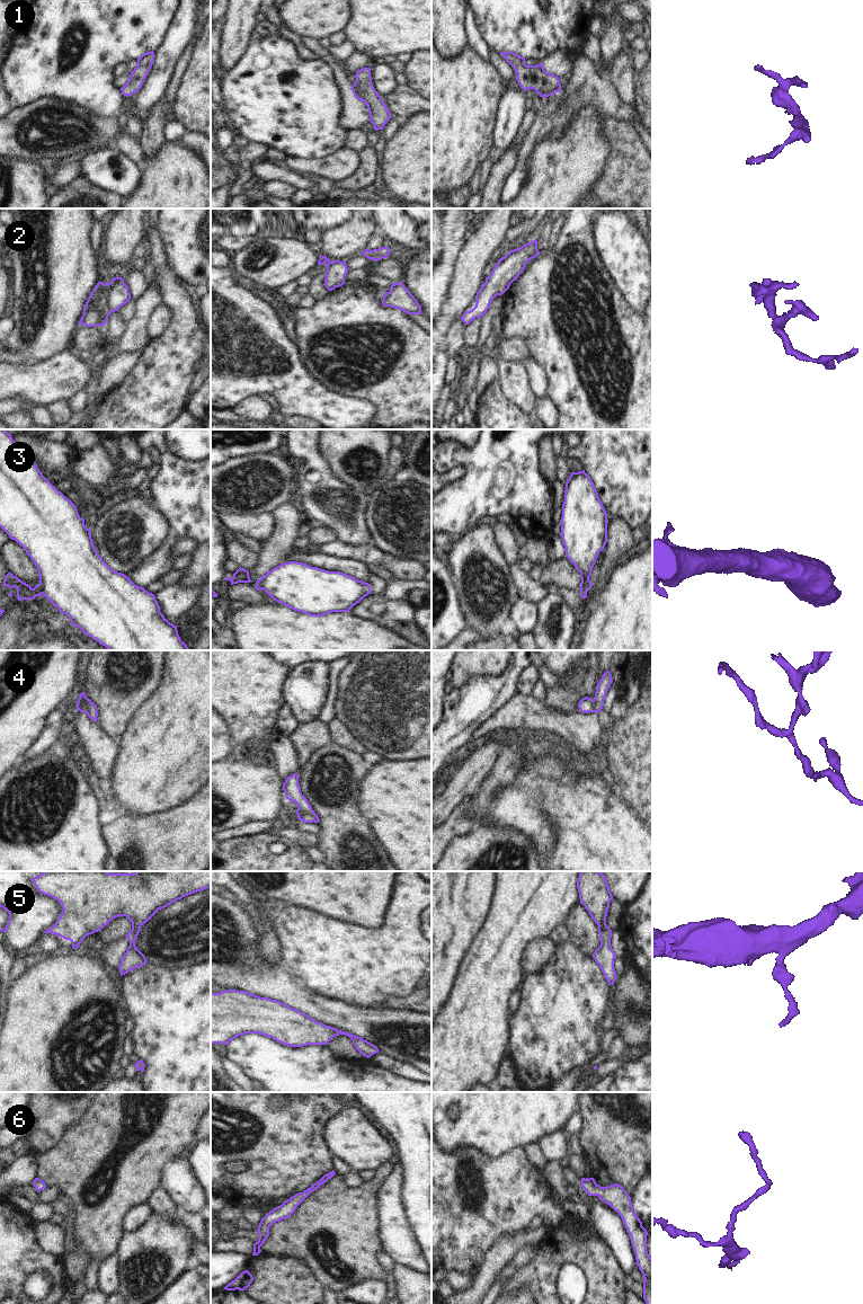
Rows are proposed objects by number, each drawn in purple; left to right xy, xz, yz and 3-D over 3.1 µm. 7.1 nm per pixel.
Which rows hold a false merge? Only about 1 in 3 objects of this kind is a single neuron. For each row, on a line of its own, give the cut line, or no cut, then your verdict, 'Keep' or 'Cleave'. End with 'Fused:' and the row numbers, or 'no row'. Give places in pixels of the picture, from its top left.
1: No split. Keep
2: No split. Keep
3: Split along yz (589, 580), (586, 588), (580, 590). Cleave
4: Split along xz (297, 813), (307, 813), (314, 821). Cleave
5: No split. Keep
6: No split. Keep
Fused: 3, 4.

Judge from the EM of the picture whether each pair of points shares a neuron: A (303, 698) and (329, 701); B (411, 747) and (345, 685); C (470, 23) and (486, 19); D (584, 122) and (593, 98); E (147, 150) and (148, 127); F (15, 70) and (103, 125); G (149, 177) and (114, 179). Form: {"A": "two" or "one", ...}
{"A": "two", "B": "one", "C": "two", "D": "two", "E": "one", "F": "two", "G": "two"}

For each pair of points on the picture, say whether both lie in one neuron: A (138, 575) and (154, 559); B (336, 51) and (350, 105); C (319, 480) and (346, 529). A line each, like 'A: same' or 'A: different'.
A: same
B: different
C: same

